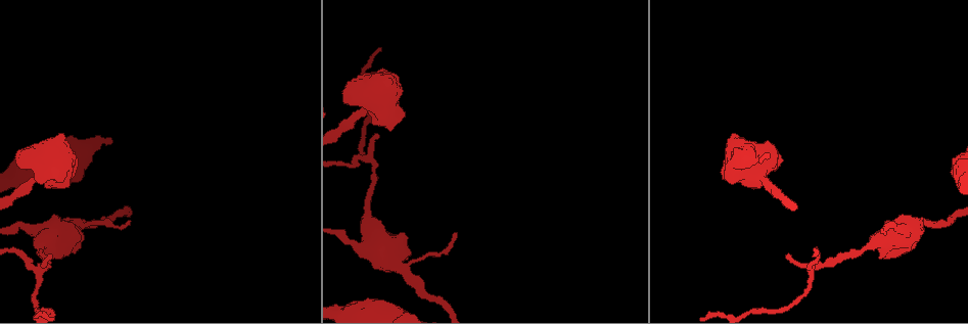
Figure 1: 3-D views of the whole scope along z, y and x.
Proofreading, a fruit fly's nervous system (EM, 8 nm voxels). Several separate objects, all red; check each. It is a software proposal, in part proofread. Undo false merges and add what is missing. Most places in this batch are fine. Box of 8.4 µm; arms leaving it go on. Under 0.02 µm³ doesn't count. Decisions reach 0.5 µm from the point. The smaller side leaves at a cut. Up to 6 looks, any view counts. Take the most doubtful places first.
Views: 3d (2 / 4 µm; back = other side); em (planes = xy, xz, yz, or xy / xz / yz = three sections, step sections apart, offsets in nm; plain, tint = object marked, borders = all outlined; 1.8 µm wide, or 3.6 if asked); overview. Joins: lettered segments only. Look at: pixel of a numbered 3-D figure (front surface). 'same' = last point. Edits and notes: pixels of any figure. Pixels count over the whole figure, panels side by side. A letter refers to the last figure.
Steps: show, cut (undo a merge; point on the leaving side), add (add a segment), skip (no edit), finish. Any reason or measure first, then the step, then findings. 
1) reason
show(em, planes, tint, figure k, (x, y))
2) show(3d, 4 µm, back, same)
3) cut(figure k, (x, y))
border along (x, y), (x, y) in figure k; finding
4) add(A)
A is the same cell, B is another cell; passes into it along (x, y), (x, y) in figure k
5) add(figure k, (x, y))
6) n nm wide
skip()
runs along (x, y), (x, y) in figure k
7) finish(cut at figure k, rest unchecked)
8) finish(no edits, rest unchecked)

arms part here
show(em, 3.6 µm, planes, borders, figure 1, (811, 271))

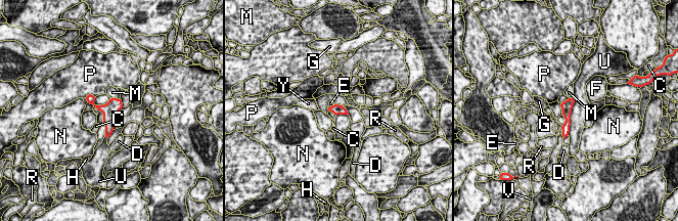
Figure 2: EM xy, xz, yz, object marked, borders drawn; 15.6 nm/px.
160 nm wide
skip()
C, D, E, F, G, H, M, N, P, R, U, V and Y are other cells; runs along (89, 97), (108, 115), (107, 133) in figure 2; one neuron here

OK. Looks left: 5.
thick end
show(3d, 2 µm, back, figure 1, (346, 103))

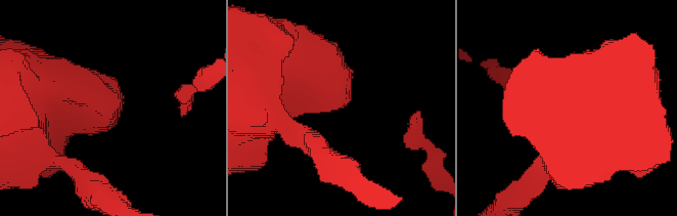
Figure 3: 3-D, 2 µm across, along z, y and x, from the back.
show(em, planes, plain, figure 3, (107, 115))

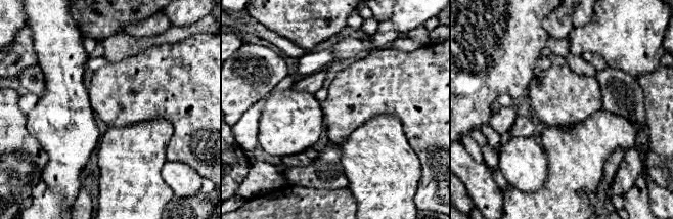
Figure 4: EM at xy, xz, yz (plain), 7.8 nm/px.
show(em, planes, borders, same)

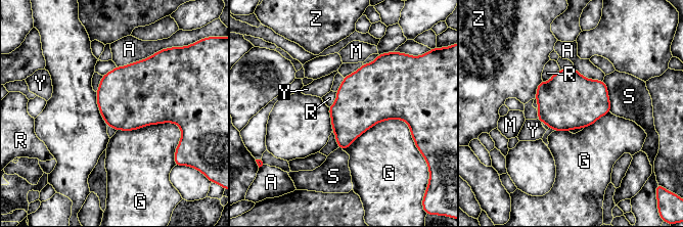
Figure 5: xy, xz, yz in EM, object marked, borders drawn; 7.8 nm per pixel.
400 nm wide; G touches over 500 nm
skip()
A, G, M, R, S, Y and Z are other cells; no lettered segment goes on from it

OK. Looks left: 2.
finish(no edits, rest unchecked)

